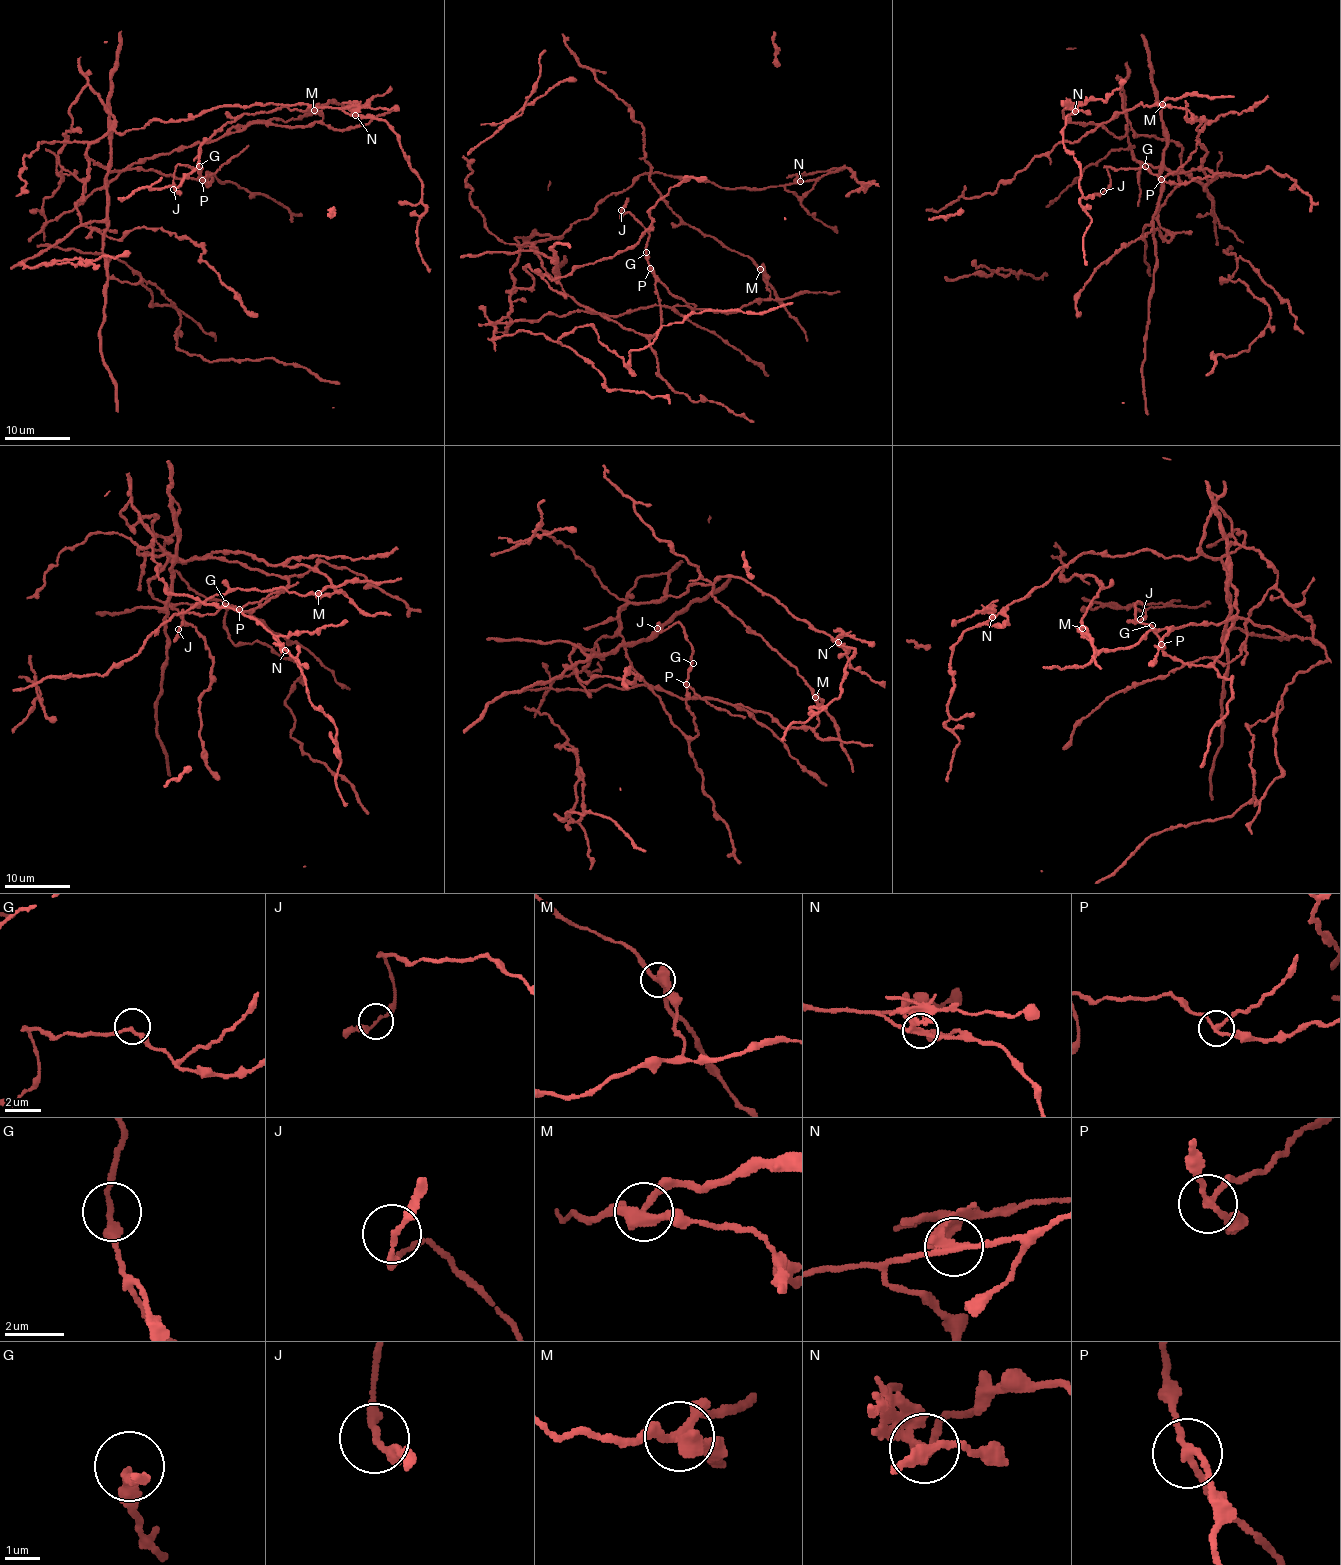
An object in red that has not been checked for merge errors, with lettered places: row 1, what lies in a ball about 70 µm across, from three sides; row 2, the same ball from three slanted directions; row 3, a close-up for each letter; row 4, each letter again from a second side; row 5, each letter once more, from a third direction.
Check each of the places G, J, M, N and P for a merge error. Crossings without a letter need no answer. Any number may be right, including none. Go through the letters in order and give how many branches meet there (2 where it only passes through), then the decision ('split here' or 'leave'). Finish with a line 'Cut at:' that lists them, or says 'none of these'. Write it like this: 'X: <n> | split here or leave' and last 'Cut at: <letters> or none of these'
G: 2 | leave
J: 2 | leave
M: 3 | split here
N: 3 | split here
P: 3 | split here
Cut at: M, N, P

